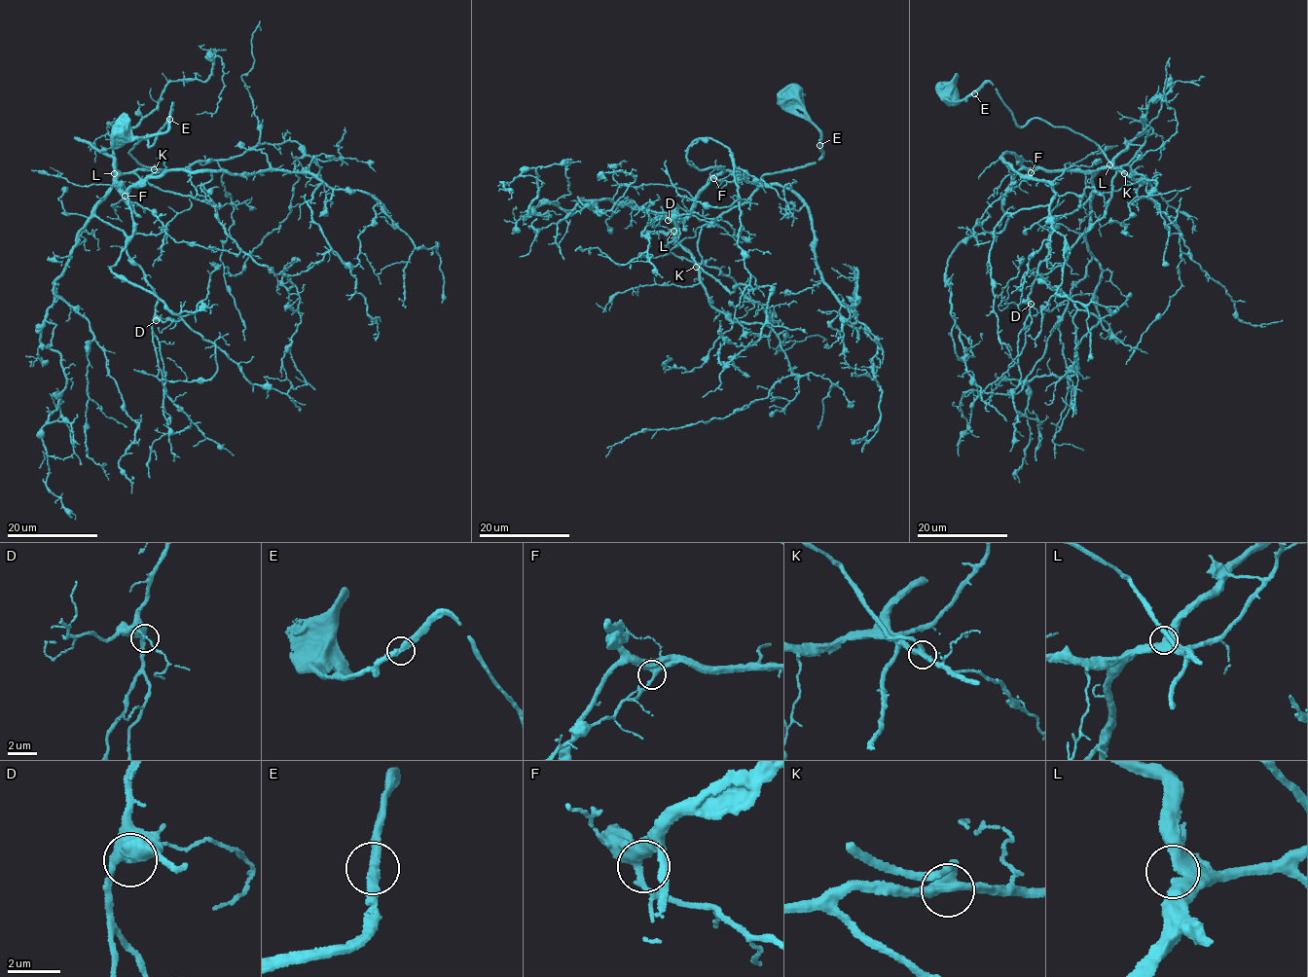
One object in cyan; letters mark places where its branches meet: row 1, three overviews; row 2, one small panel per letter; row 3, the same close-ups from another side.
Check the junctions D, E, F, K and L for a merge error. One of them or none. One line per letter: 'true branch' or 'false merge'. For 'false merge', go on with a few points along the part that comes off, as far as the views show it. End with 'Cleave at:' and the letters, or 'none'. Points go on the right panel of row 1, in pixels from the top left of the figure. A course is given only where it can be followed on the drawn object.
D: true branch
E: true branch
F: true branch
K: true branch
L: true branch
Cleave at: none

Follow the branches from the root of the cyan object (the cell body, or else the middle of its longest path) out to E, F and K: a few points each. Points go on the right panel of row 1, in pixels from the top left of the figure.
E: (947, 90), (952, 93), (954, 102), (965, 99), (973, 92)
F: (947, 90), (961, 101), (990, 83), (1017, 126), (1035, 118), (1067, 127), (1123, 170), (1031, 172)
K: (947, 90), (954, 102), (961, 101), (990, 83), (1017, 126), (1035, 118), (1077, 131), (1124, 173)

